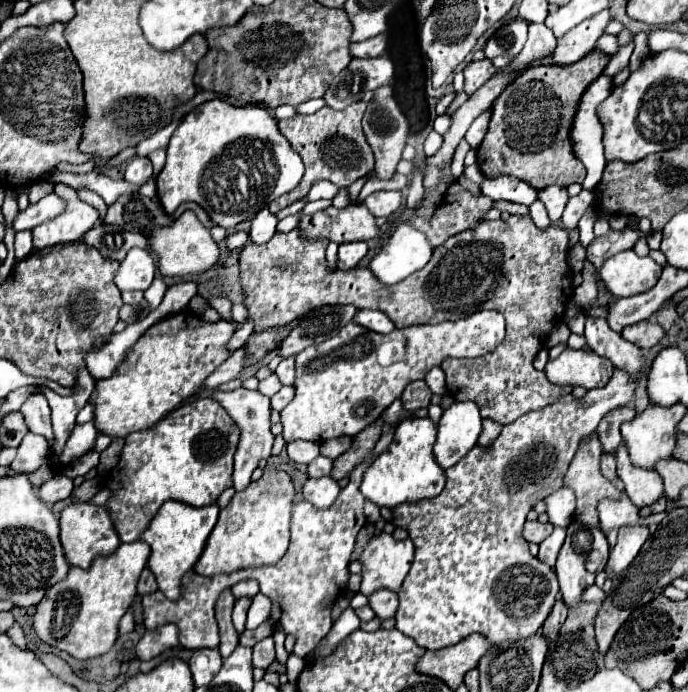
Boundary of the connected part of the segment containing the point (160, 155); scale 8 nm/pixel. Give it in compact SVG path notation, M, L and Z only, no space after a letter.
M156 149L148 155L148 159L152 161L154 165L154 175L160 175L160 171L164 169L164 163L166 163L166 149Z

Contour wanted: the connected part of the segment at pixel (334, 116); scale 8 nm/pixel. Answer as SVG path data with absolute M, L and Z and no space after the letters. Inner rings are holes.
M358 101L350 107L346 107L344 111L334 111L330 107L322 107L314 115L298 115L294 119L278 121L280 133L288 139L290 147L302 157L302 161L306 165L306 173L294 191L290 191L270 203L270 207L268 207L270 213L278 213L286 205L300 201L308 193L308 189L312 187L314 181L328 179L338 187L348 187L358 177L364 177L374 169L374 155L362 133L362 125L360 125L364 111L366 111L366 103Z

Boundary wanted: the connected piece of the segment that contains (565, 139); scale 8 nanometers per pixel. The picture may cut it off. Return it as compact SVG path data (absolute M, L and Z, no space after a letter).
M590 51L570 65L538 65L516 77L510 87L512 103L508 103L508 87L494 101L488 133L478 147L480 171L490 179L504 175L522 179L536 191L550 185L568 187L570 183L582 183L586 167L572 151L570 127L586 87L602 75L608 61L610 55Z

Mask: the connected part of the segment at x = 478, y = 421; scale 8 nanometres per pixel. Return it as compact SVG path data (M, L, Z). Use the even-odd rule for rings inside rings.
M452 401L438 423L438 441L434 457L442 469L456 465L476 443L482 433L482 417L474 401Z

